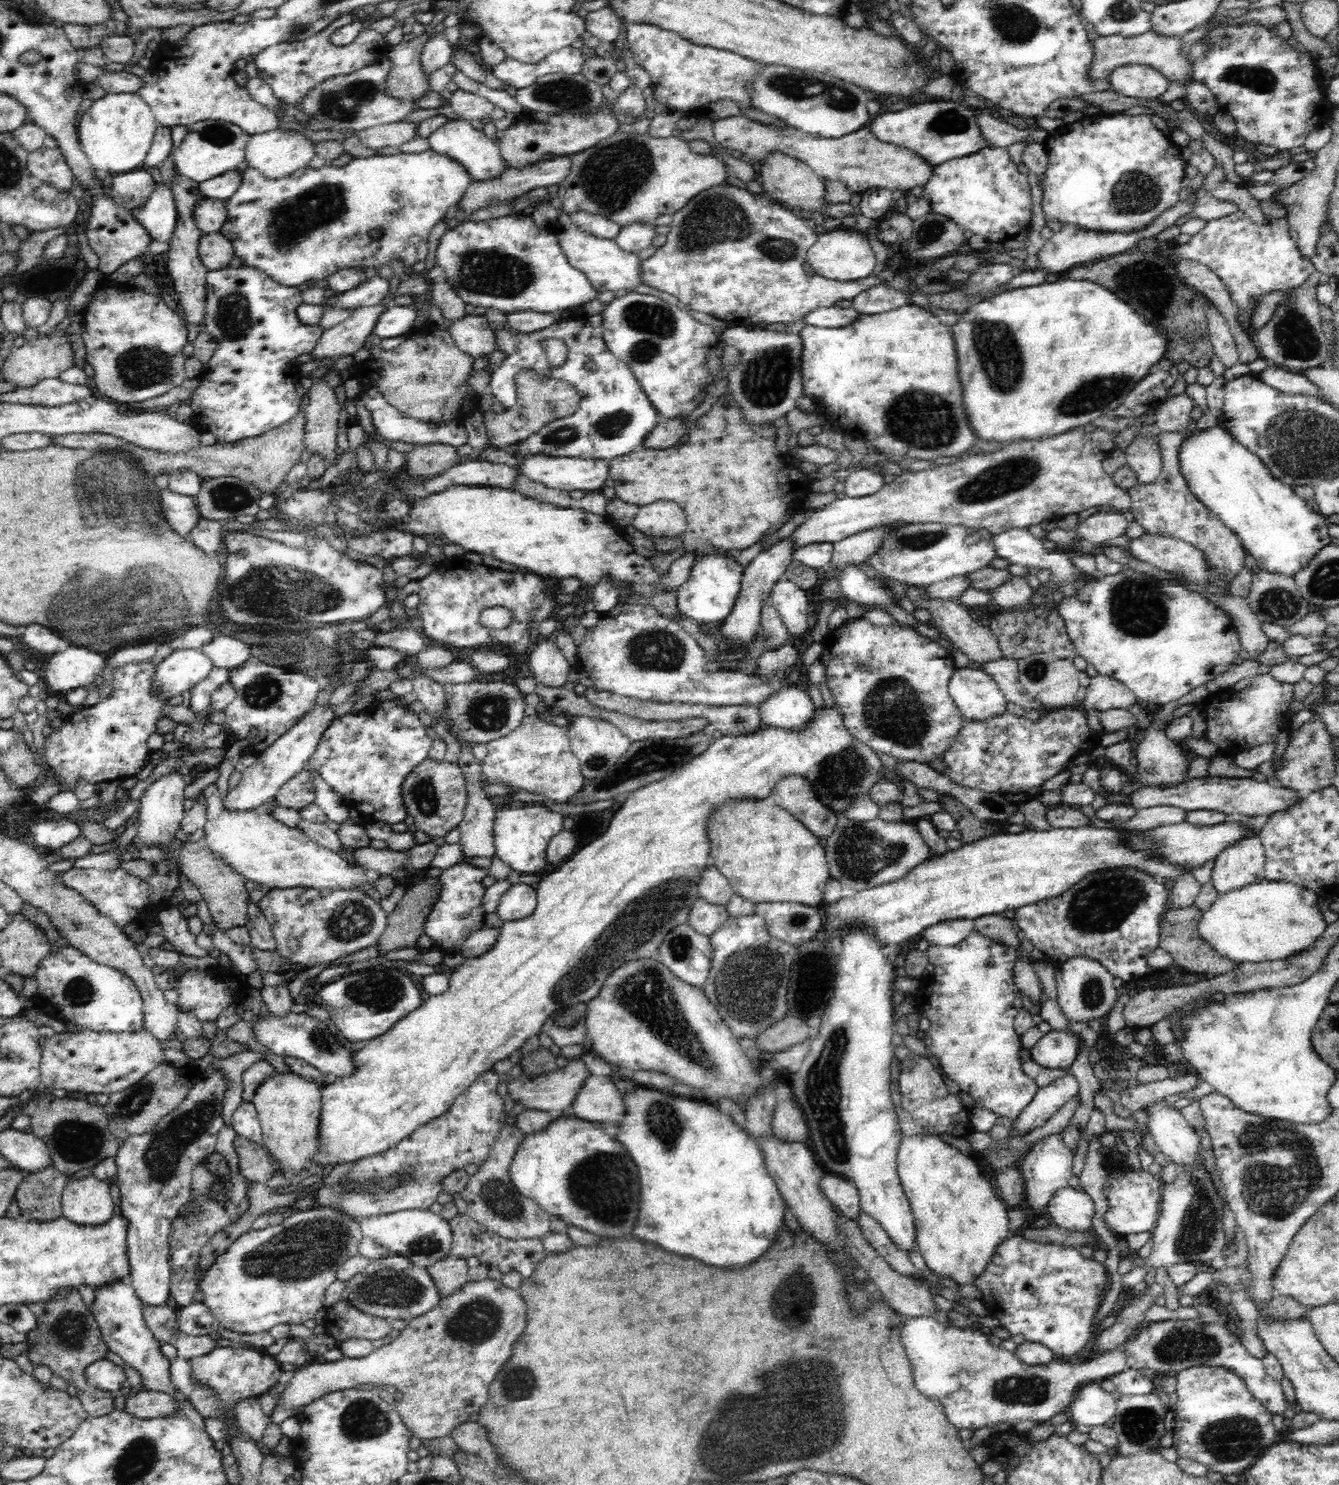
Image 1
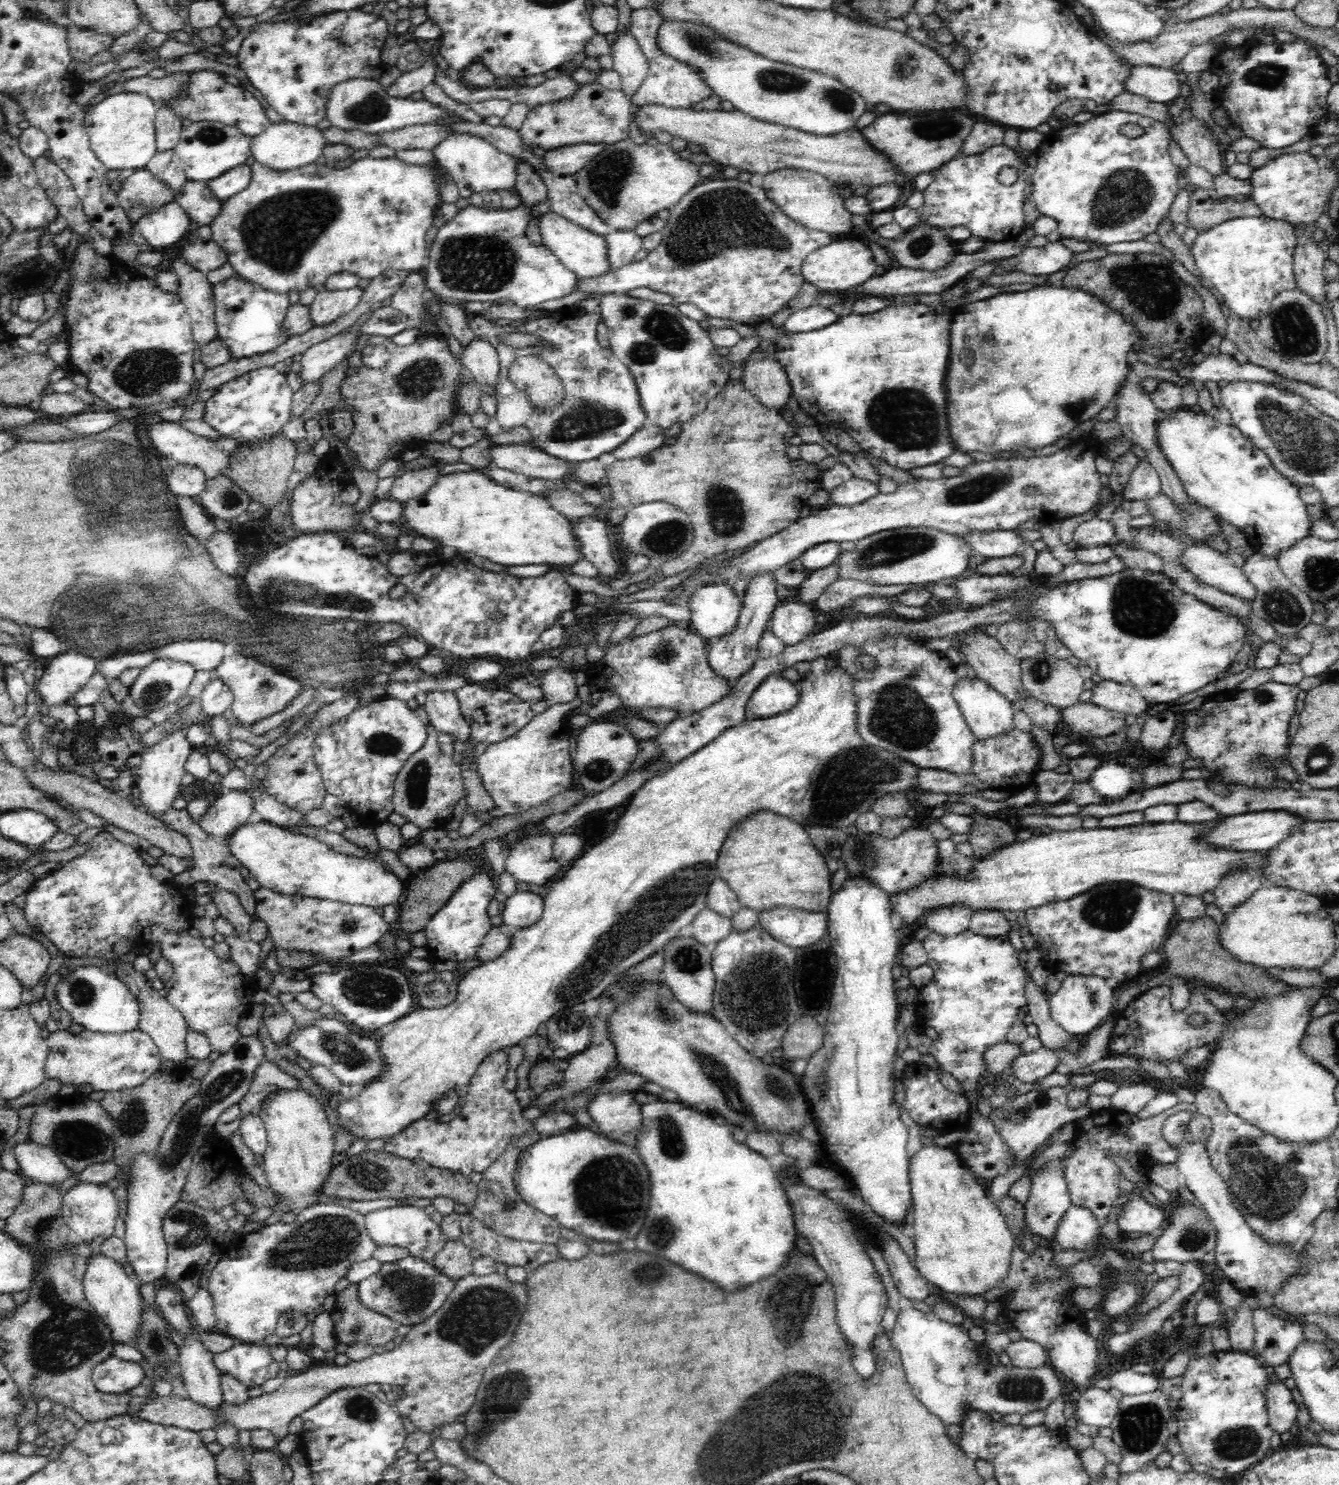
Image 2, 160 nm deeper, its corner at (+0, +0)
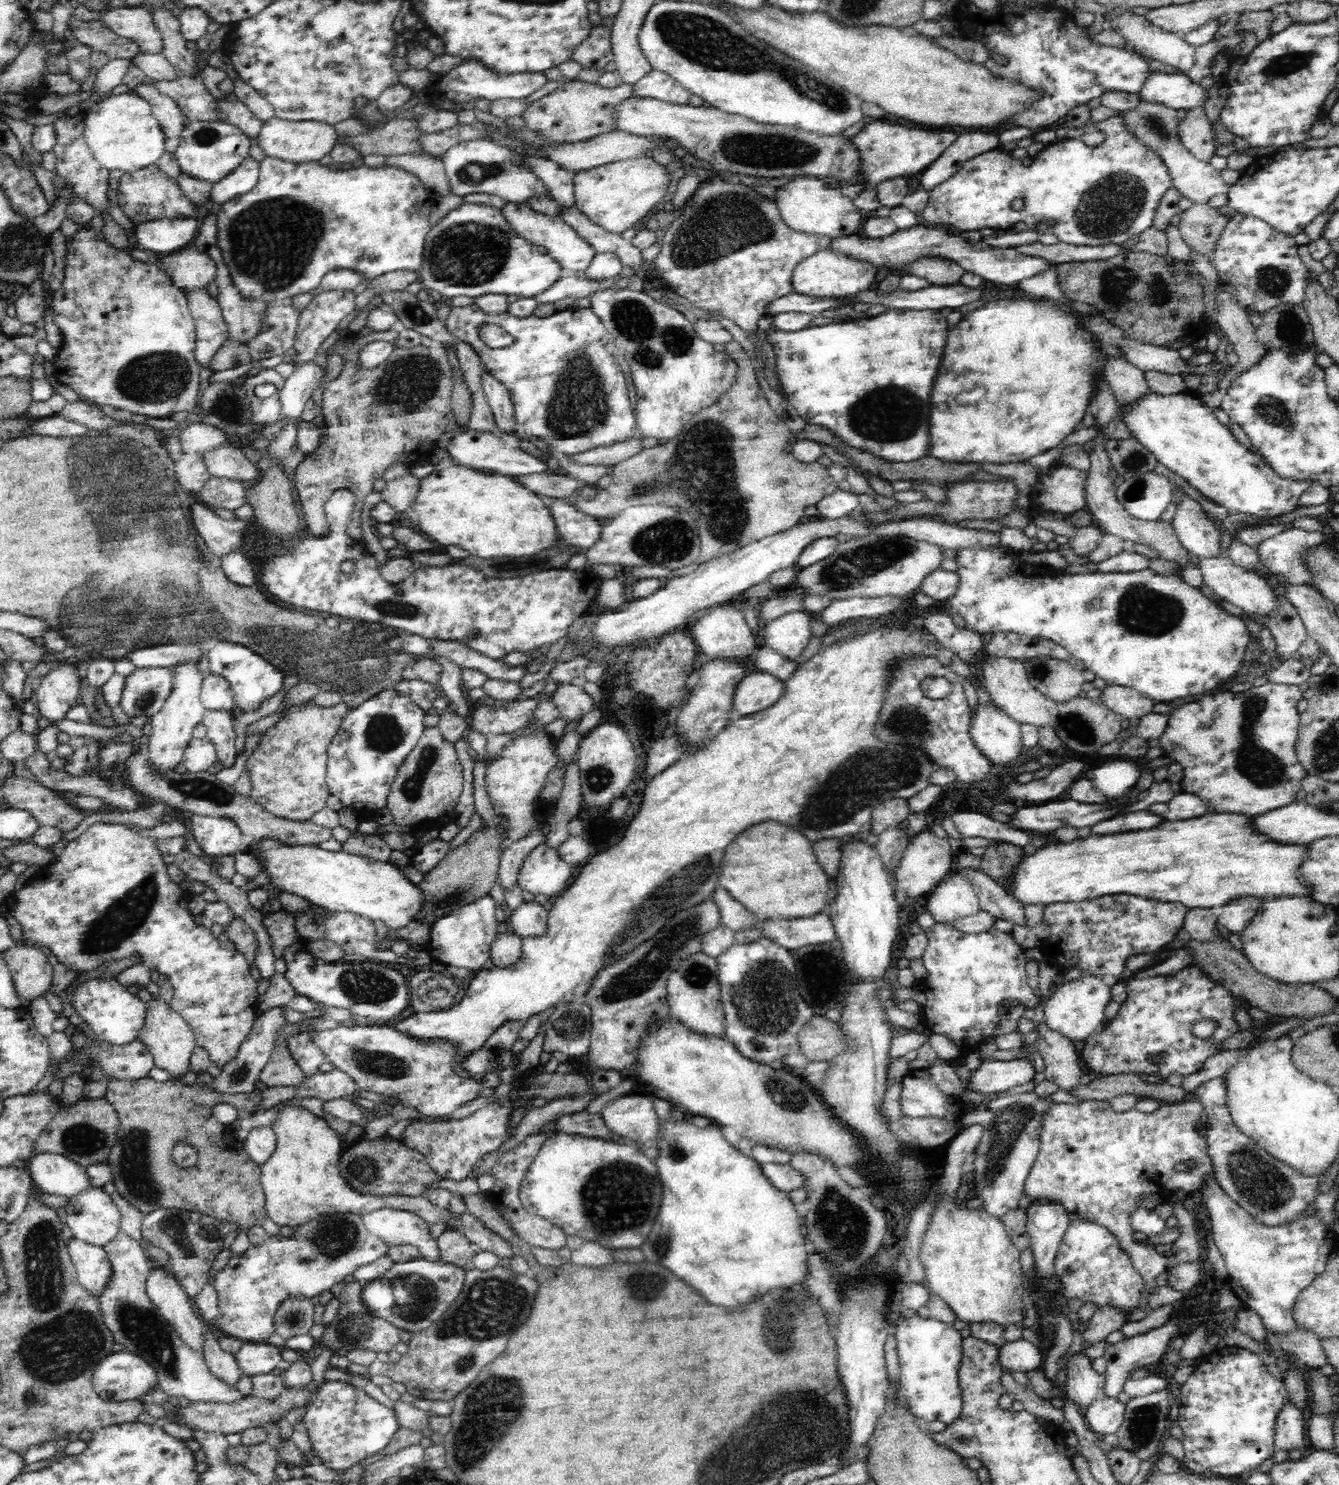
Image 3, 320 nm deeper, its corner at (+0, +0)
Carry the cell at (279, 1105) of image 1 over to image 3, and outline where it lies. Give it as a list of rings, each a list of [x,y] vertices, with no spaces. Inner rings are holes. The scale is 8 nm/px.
[[[284,1108],[272,1124],[277,1138],[275,1152],[261,1164],[260,1182],[265,1196],[265,1211],[272,1222],[282,1228],[294,1228],[310,1222],[319,1215],[350,1212],[359,1216],[378,1208],[413,1211],[430,1224],[447,1224],[449,1228],[460,1224],[460,1215],[450,1209],[438,1207],[427,1196],[376,1196],[354,1191],[342,1177],[338,1164],[343,1156],[339,1135],[325,1119],[306,1108]]]

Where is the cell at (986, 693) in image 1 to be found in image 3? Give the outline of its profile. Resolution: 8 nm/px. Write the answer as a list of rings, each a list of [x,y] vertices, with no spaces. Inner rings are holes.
[[[995,704],[990,706],[980,705],[976,716],[972,720],[970,734],[981,753],[990,760],[994,766],[1012,766],[1016,763],[1020,754],[1024,752],[1020,723],[1004,714]]]

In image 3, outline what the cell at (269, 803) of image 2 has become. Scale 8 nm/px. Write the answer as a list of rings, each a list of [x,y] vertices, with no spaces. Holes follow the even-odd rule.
[[[211,710],[204,713],[202,723],[207,728],[207,735],[214,746],[218,760],[224,767],[232,766],[238,754],[234,747],[236,732],[232,727],[231,711]]]

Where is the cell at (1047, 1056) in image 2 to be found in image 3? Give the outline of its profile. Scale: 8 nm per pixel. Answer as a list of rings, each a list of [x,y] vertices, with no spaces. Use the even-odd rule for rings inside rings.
[[[1026,1060],[982,1061],[982,1064],[978,1066],[978,1070],[971,1072],[970,1082],[968,1082],[965,1090],[973,1090],[982,1094],[1002,1092],[1026,1084],[1032,1081],[1034,1076],[1036,1076],[1034,1064],[1026,1063]]]

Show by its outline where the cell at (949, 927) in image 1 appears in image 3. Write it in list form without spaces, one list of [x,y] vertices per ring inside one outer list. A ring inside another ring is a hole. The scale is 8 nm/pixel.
[[[960,873],[950,874],[929,896],[927,910],[936,922],[949,924],[951,920],[978,914],[982,911],[980,899],[972,889],[968,877]]]

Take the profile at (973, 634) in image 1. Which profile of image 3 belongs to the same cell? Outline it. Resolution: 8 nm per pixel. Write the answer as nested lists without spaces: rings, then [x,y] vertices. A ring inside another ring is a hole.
[[[988,654],[983,662],[982,674],[986,678],[985,690],[990,692],[989,697],[993,704],[1020,724],[1026,722],[1038,728],[1040,726],[1053,728],[1059,734],[1064,746],[1074,752],[1079,752],[1082,756],[1096,754],[1104,744],[1116,740],[1116,736],[1121,731],[1120,722],[1124,717],[1110,710],[1100,697],[1092,699],[1086,694],[1080,694],[1068,702],[1051,701],[1032,686],[1028,680],[1024,662],[1017,659],[996,658]]]

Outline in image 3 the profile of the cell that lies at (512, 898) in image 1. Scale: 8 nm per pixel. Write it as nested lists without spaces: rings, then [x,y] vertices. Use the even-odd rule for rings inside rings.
[[[523,901],[507,912],[508,928],[522,939],[542,935],[546,931],[546,918],[548,910],[535,901]]]

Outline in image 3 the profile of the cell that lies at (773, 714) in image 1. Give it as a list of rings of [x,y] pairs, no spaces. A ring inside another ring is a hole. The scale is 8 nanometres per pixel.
[[[755,670],[735,686],[733,708],[746,716],[764,710],[778,702],[785,693],[785,681]]]

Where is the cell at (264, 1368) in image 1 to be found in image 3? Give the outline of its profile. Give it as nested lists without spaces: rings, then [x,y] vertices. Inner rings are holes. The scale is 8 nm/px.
[[[244,1342],[240,1350],[234,1354],[234,1358],[242,1374],[261,1379],[278,1366],[278,1362],[282,1360],[281,1351],[281,1347],[266,1342]]]

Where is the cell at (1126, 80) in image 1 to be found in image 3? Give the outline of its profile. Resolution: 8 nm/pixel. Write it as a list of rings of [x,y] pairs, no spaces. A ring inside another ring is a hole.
[[[1152,71],[1139,95],[1152,104],[1187,112],[1197,107],[1204,108],[1208,100],[1208,91],[1202,84],[1196,84],[1187,75],[1177,72]]]

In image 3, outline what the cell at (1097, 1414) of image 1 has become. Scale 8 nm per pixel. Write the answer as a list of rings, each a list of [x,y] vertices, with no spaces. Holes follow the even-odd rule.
[[[1104,1396],[1090,1402],[1090,1406],[1083,1411],[1086,1422],[1092,1432],[1099,1436],[1116,1434],[1122,1424],[1126,1405],[1116,1398]]]

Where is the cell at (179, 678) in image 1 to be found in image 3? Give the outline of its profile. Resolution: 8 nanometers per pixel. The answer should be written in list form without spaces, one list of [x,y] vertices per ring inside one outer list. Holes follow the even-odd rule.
[[[135,668],[127,676],[121,692],[120,708],[128,716],[148,716],[158,714],[173,690],[176,681],[174,668]]]

